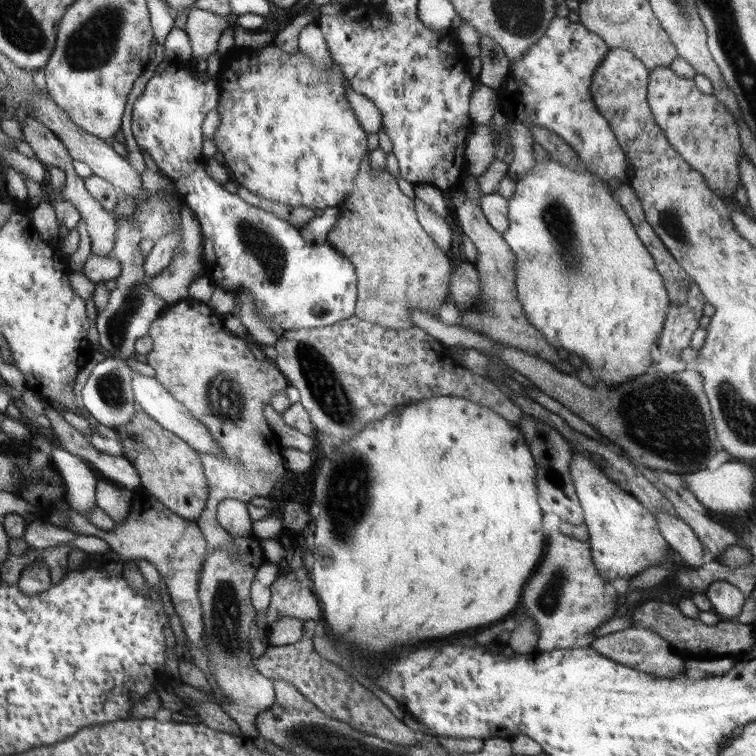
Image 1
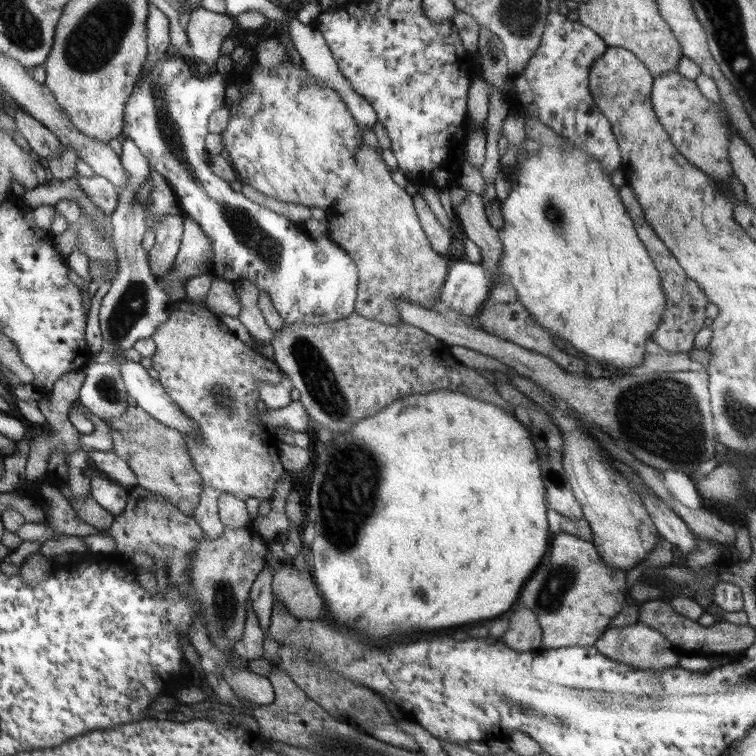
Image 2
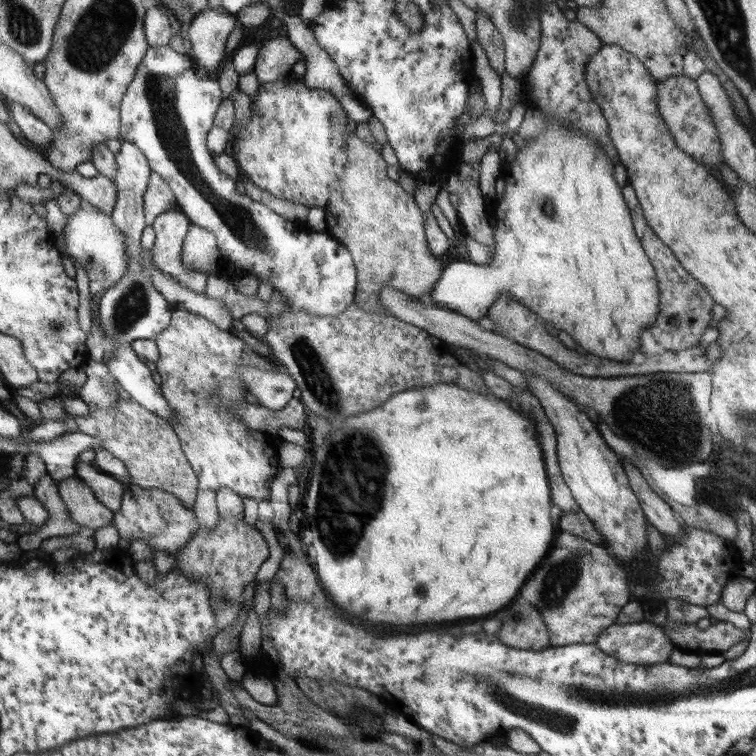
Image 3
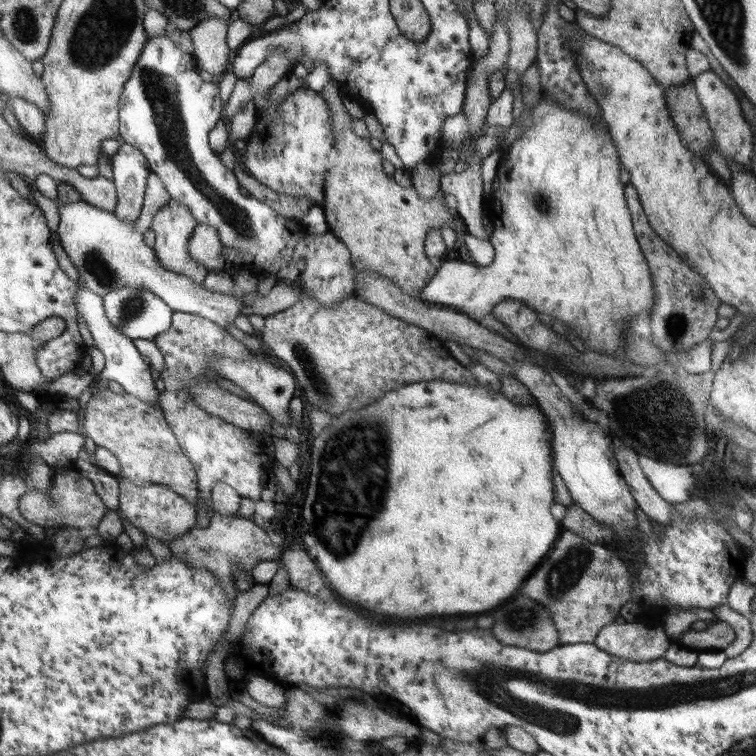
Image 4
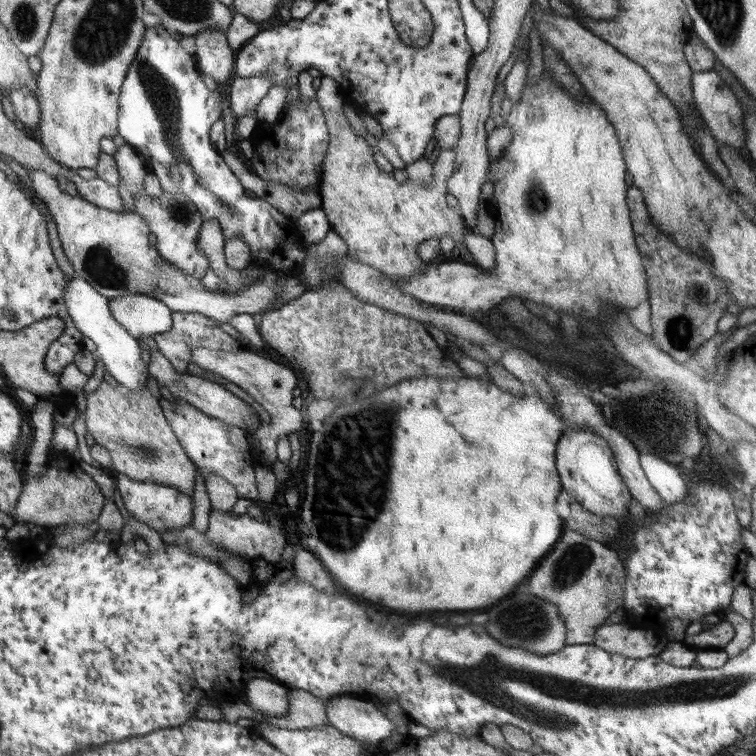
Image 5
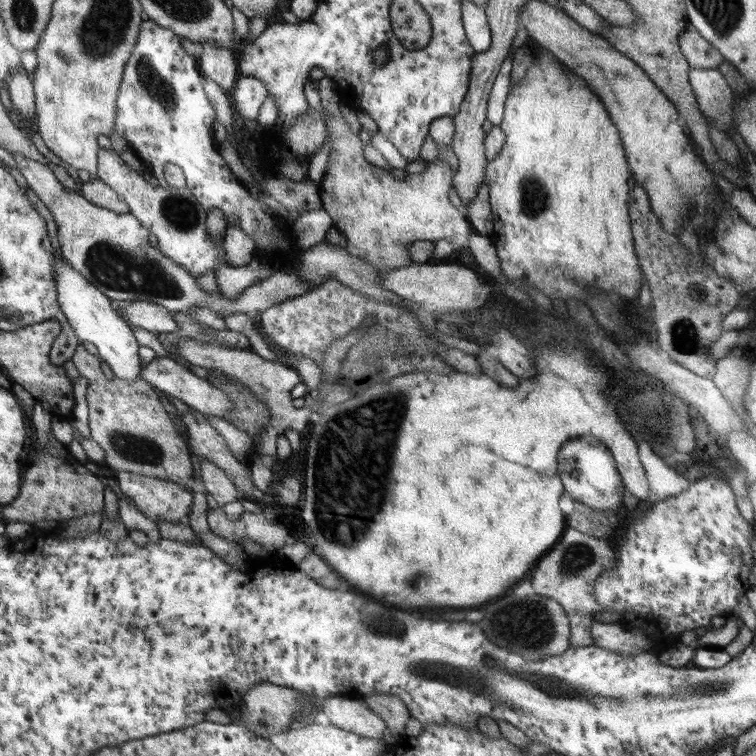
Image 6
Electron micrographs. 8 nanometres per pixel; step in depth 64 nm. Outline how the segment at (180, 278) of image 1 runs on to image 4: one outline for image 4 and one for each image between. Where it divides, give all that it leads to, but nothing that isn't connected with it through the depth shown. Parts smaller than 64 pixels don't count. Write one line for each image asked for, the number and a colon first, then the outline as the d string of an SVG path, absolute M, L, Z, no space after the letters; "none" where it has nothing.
2: M189 216L185 218L185 232L181 238L181 248L175 258L177 270L161 282L161 288L165 288L165 296L169 300L183 296L183 278L197 276L197 274L211 274L213 266L213 250L211 250L211 238L201 230L201 226Z
3: M191 224L189 234L185 236L185 242L183 242L183 262L189 268L201 270L205 274L219 272L221 256L219 256L215 234L211 234L201 226Z
4: M199 224L189 240L189 252L197 262L203 262L207 270L221 272L225 264L225 248L219 240L219 232L213 226Z

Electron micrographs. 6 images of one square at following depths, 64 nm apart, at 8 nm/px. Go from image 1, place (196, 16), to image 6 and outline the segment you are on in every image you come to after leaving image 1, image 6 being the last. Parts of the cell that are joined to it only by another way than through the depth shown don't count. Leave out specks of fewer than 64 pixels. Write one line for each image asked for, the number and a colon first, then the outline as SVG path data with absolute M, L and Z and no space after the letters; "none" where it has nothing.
2: M205 8L193 10L189 14L189 24L185 26L187 52L193 58L193 64L205 64L207 70L215 70L215 62L221 56L221 44L225 38L233 38L235 30L235 20L227 14L215 14Z
3: M215 10L199 14L187 26L187 40L191 44L189 52L195 58L195 64L201 66L201 70L215 74L221 72L217 68L227 54L225 40L233 26L237 26L237 18L233 14L221 14Z
4: M207 20L201 26L195 26L189 32L189 38L193 42L193 54L195 62L199 62L199 68L209 72L211 76L221 78L229 72L229 48L225 44L225 30L229 22L223 20Z
5: M203 32L195 36L195 58L199 60L199 70L211 76L223 90L235 78L233 72L233 50L227 44L223 32Z
6: M203 42L199 56L199 70L203 70L205 78L213 80L225 94L231 96L235 82L239 78L239 68L233 58L233 50L219 48L215 42Z

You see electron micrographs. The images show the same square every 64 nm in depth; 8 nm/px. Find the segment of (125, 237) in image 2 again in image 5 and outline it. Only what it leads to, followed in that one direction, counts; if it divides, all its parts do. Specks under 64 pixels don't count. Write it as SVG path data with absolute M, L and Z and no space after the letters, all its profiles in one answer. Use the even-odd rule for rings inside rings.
M123 144L121 148L117 148L113 158L117 160L119 172L123 176L123 186L119 186L119 194L121 194L123 202L127 204L127 208L121 210L121 212L131 212L131 208L133 208L133 194L131 192L137 190L133 184L143 184L143 178L149 174L147 162L129 144ZM127 294L123 298L111 298L109 300L109 312L113 320L127 330L129 336L155 336L155 334L165 334L171 330L171 314L161 302L147 298L147 296L137 296L137 294Z

